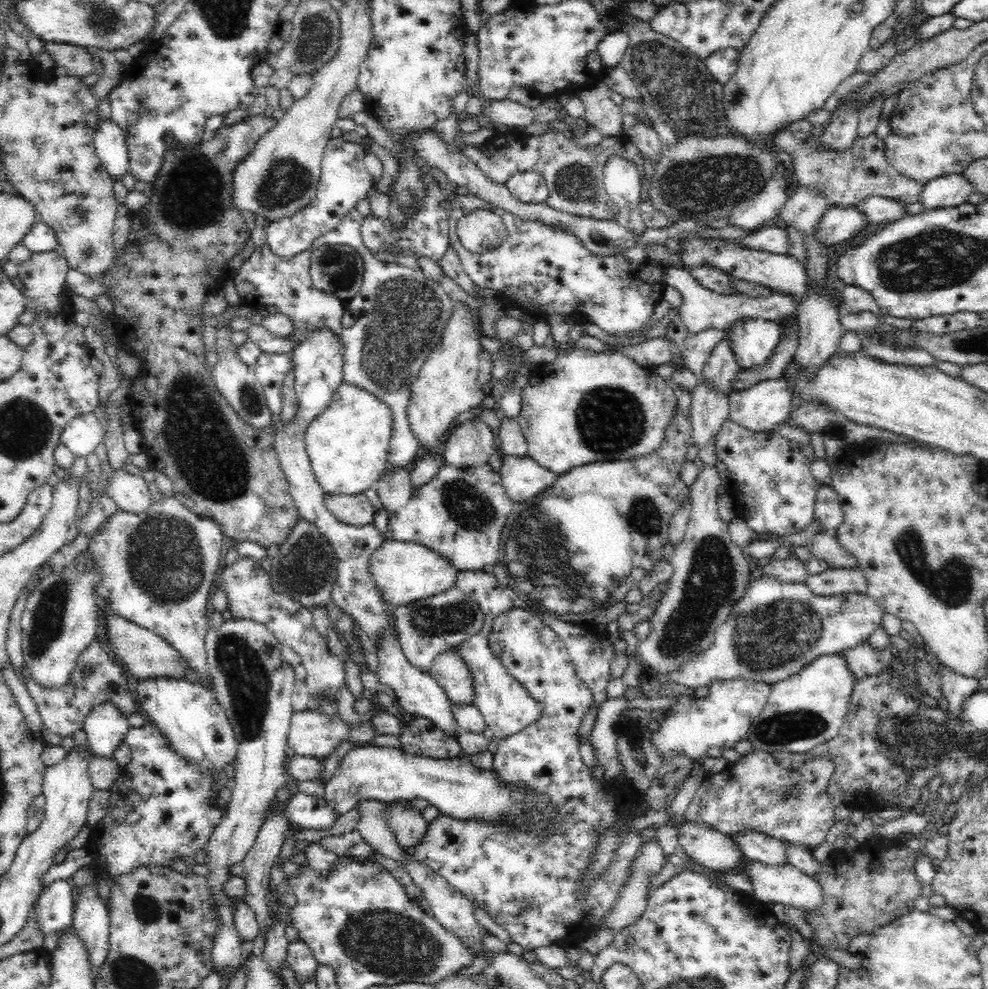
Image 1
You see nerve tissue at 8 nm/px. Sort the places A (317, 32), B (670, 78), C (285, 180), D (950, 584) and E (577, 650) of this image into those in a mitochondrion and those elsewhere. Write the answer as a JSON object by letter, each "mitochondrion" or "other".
{"A":"mitochondrion","B":"mitochondrion","C":"mitochondrion","D":"mitochondrion","E":"other"}

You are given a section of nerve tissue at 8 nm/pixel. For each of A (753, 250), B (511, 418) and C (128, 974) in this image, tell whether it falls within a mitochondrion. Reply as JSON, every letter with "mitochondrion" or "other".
{"A":"other","B":"other","C":"mitochondrion"}

